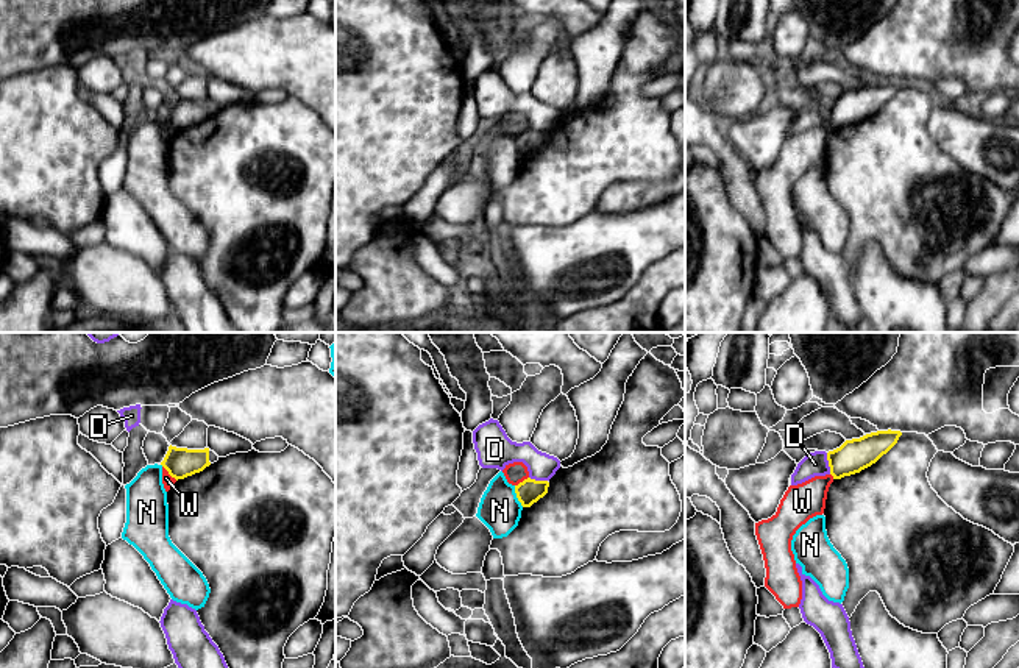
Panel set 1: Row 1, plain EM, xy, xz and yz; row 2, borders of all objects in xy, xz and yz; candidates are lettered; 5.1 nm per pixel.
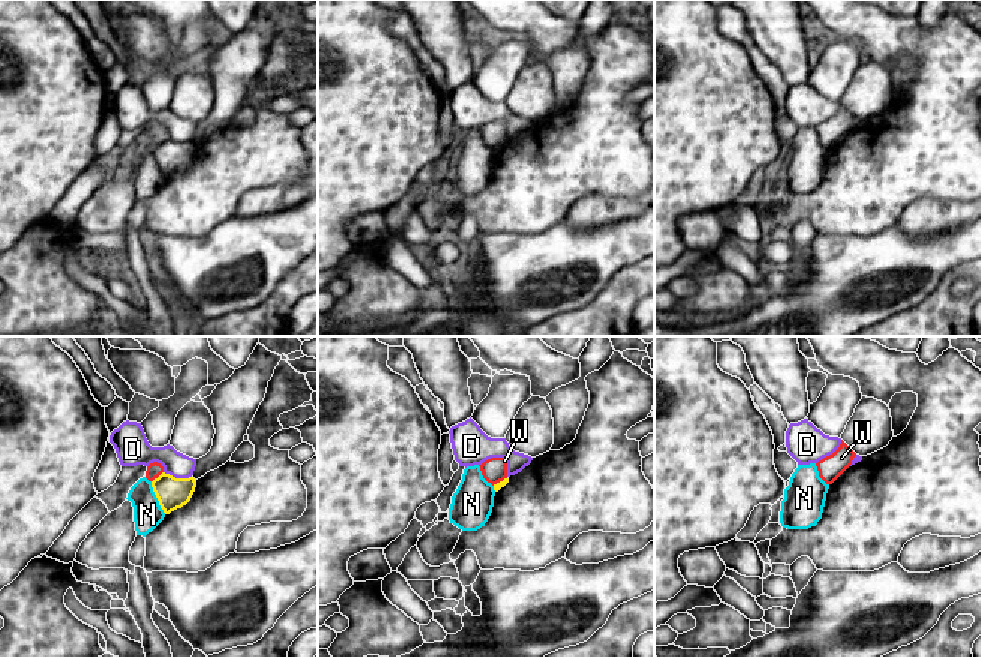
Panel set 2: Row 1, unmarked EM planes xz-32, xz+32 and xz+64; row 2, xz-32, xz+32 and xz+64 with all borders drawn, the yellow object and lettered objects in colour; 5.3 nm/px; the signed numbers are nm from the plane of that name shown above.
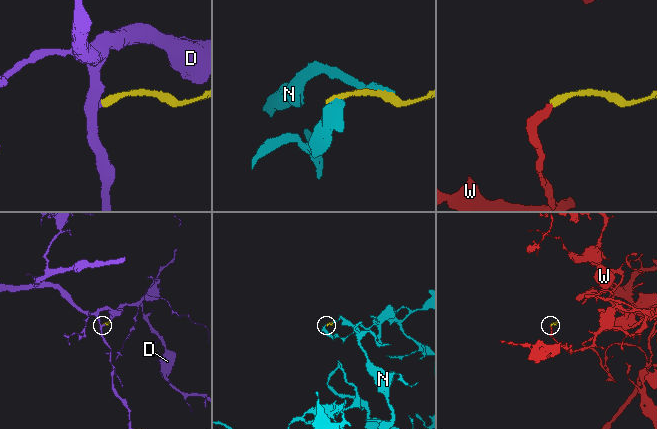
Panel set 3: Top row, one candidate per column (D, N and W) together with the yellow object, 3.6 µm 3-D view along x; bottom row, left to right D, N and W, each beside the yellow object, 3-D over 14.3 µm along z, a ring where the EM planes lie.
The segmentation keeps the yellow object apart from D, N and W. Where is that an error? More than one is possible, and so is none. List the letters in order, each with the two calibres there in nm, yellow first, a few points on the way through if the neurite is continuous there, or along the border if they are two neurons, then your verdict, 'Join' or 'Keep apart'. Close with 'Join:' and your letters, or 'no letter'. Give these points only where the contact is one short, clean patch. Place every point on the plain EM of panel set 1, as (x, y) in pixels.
D: Thickness 170 nm (yellow) against 130 nm. Boundary: yz (826, 103), (830, 124). Keep apart
N: Thickness 130 nm (yellow) against 220 nm. Keep apart
W: Thickness 160 nm (yellow) against 60 nm. Boundary: xy (163, 116), (177, 130). Keep apart
Join: no letter

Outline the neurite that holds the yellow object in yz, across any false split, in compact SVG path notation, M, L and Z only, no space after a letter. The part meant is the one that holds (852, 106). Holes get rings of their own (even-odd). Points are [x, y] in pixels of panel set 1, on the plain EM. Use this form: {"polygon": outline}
{"polygon": "M888 80L846 91L840 98L827 103L830 125L833 130L841 130L860 123L886 105L900 86L900 81Z"}

